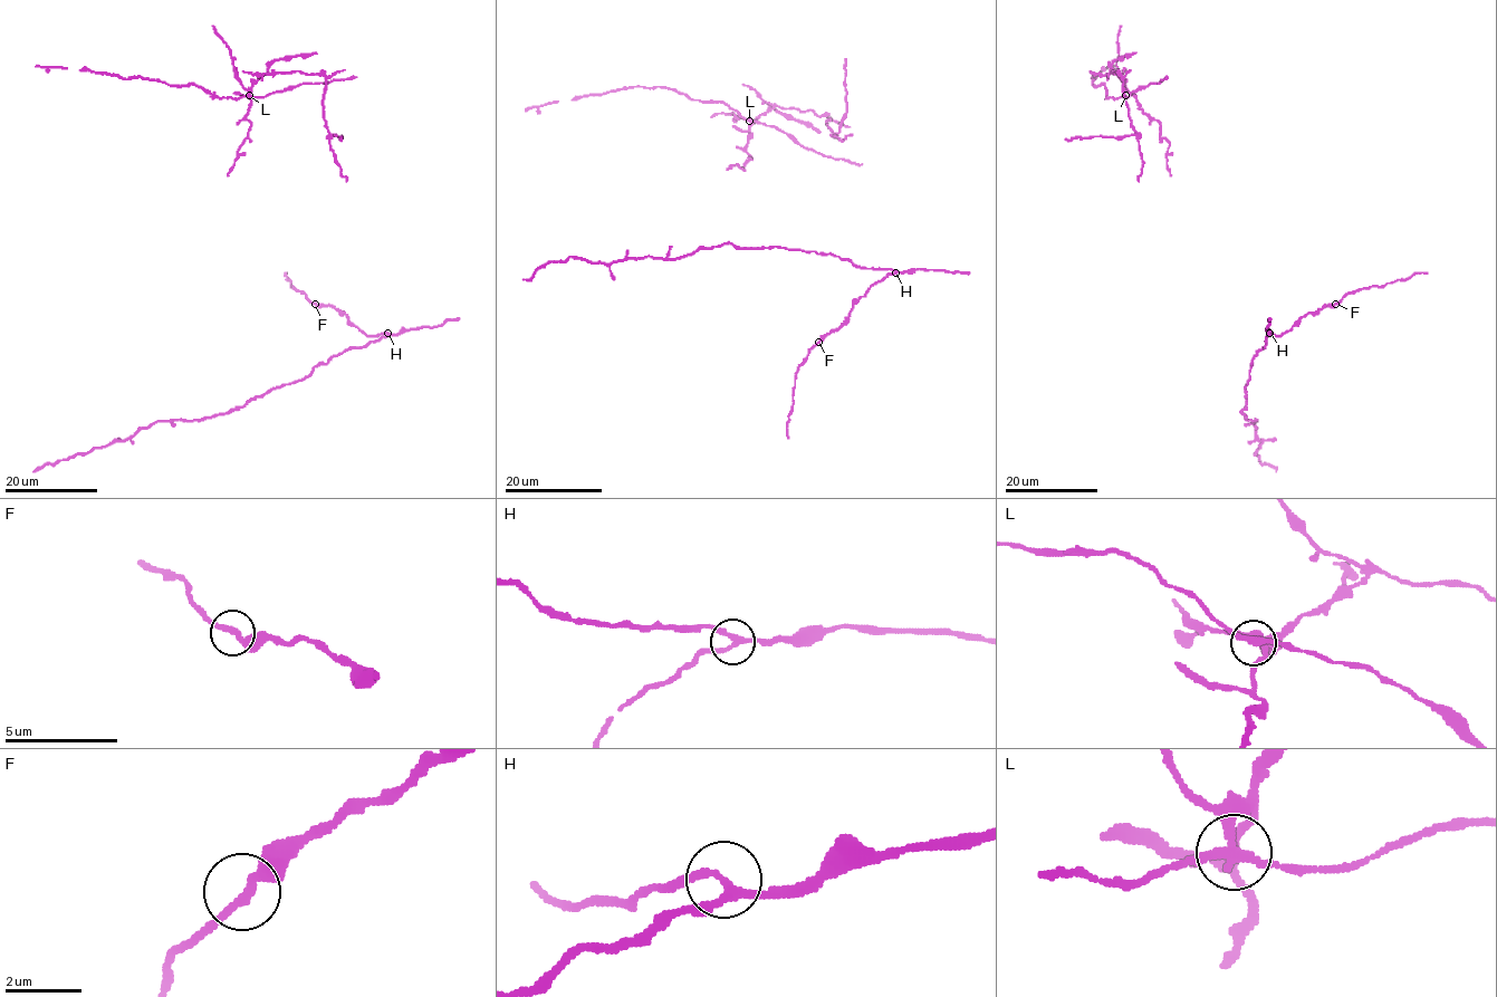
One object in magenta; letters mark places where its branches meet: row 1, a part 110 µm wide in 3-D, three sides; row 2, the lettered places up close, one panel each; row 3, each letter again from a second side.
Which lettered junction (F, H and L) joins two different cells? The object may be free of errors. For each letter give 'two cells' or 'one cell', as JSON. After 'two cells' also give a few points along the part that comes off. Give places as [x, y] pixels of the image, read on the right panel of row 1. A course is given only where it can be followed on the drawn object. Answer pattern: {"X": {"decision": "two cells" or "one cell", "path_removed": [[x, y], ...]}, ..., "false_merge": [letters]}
{"F": {"decision": "one cell"}, "H": {"decision": "one cell"}, "L": {"decision": "two cells", "path_removed": [[1124, 95], [1123, 83], [1111, 74], [1115, 70], [1123, 82], [1136, 135], [1065, 138]]}, "false_merge": ["L"]}

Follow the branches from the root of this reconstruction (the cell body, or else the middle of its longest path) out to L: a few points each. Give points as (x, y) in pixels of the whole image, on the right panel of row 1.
L: (1139, 182), (1143, 161), (1138, 133), (1123, 96), (1123, 80), (1111, 72), (1123, 83), (1124, 95)

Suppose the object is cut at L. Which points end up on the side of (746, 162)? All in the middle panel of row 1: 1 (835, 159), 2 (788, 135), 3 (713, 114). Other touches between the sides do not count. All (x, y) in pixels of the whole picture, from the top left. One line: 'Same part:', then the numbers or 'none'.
Same part: 3

